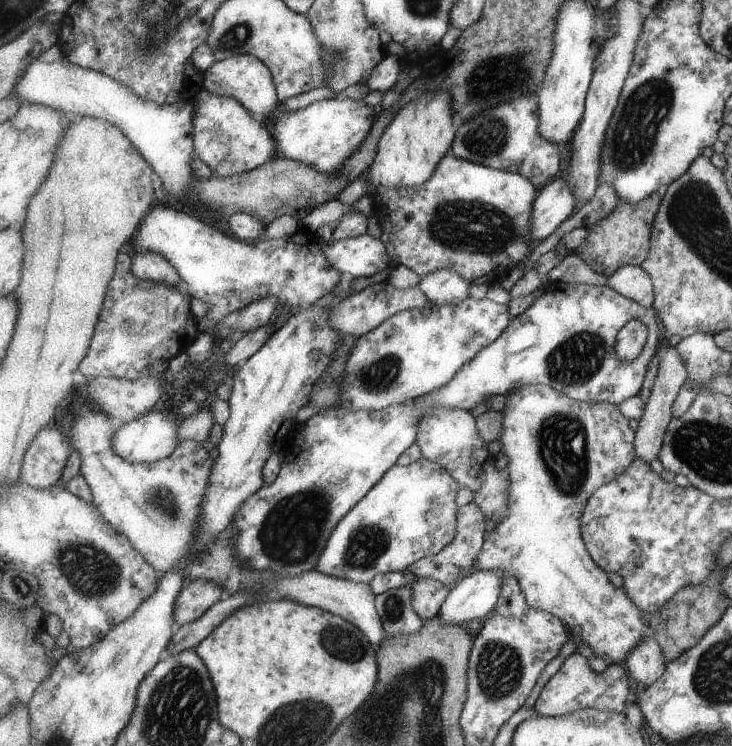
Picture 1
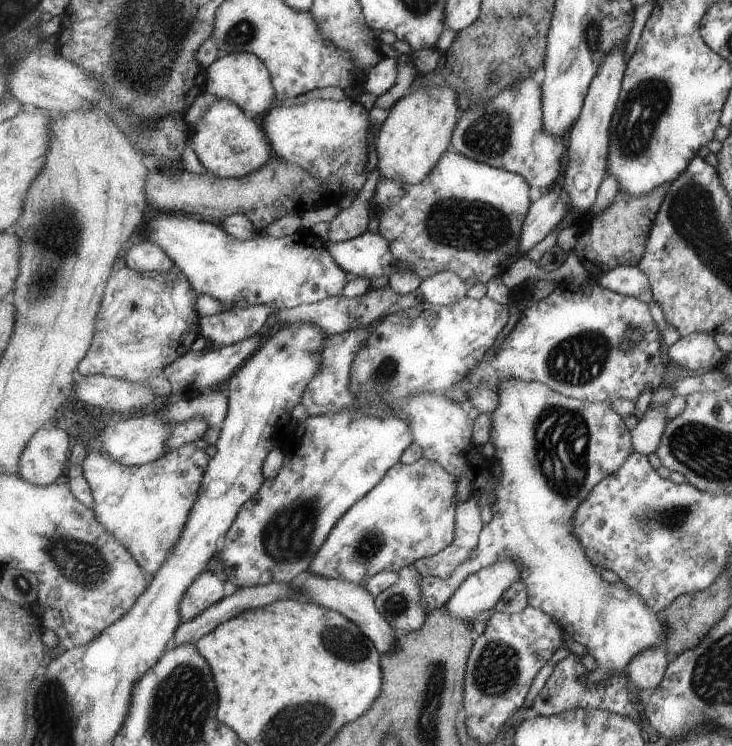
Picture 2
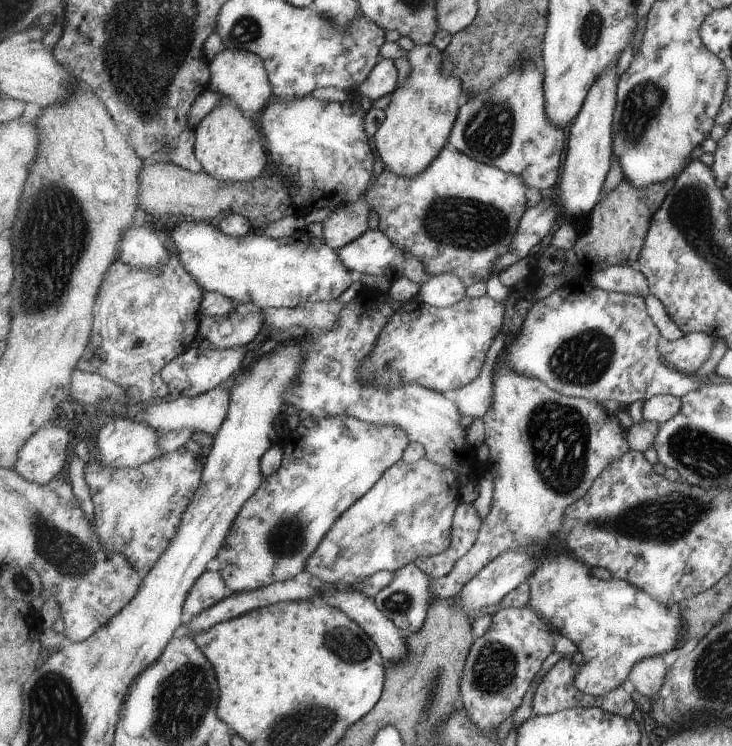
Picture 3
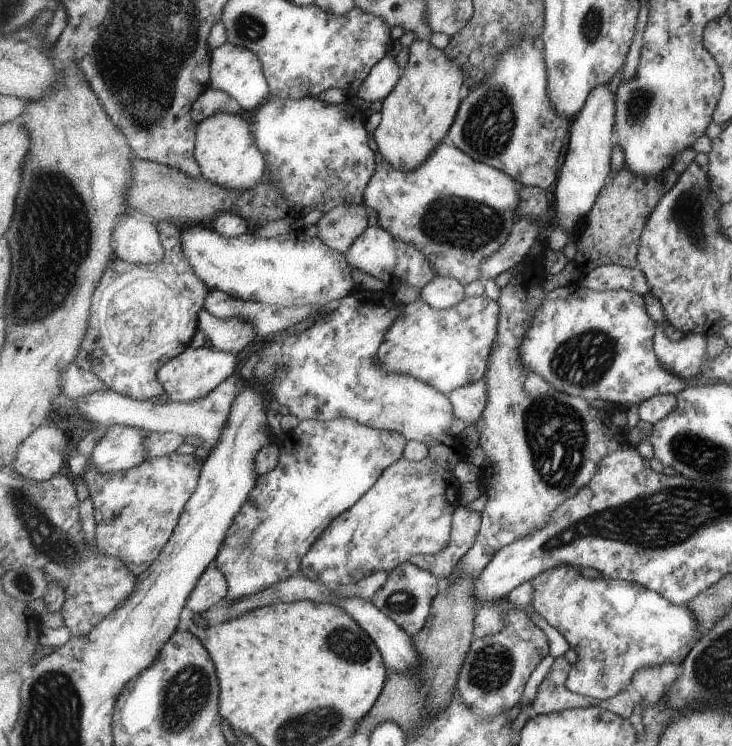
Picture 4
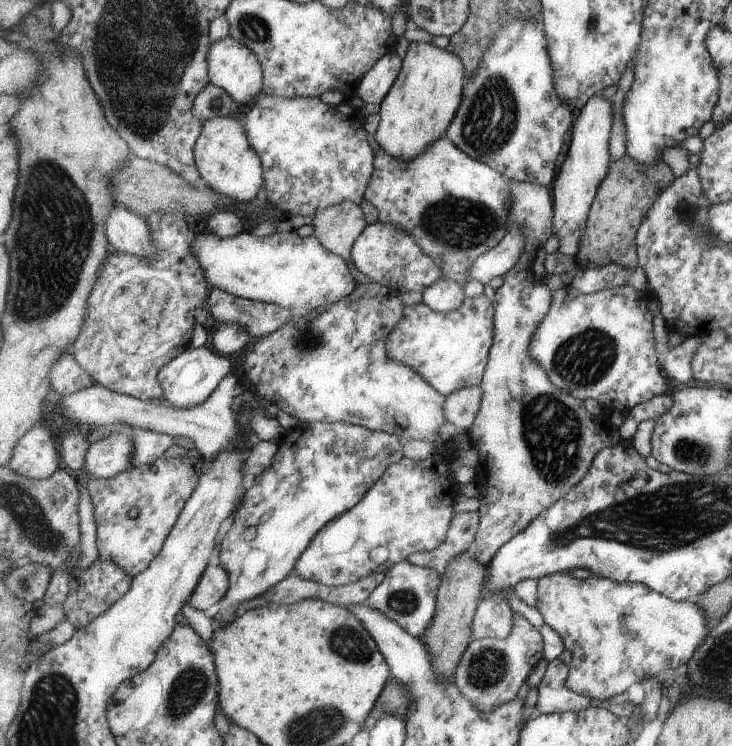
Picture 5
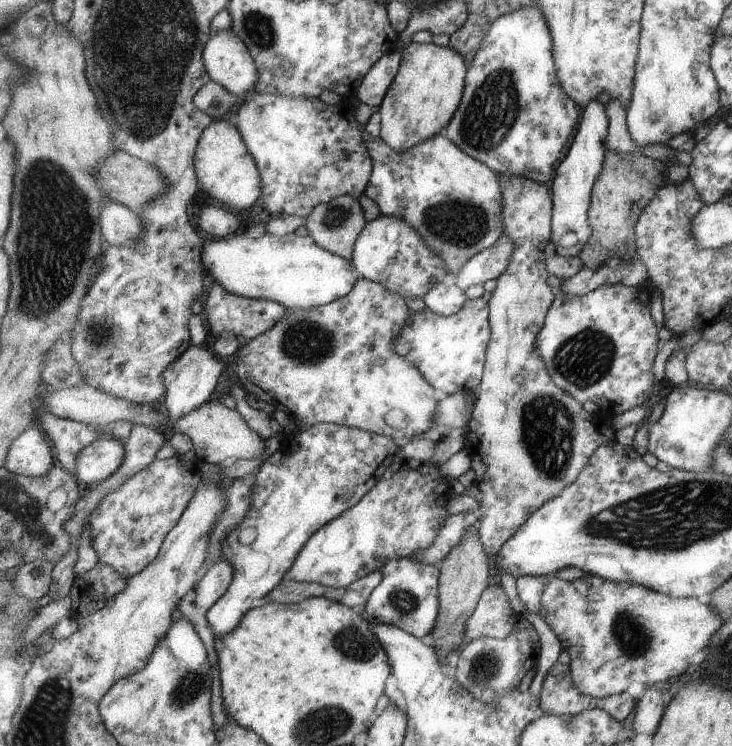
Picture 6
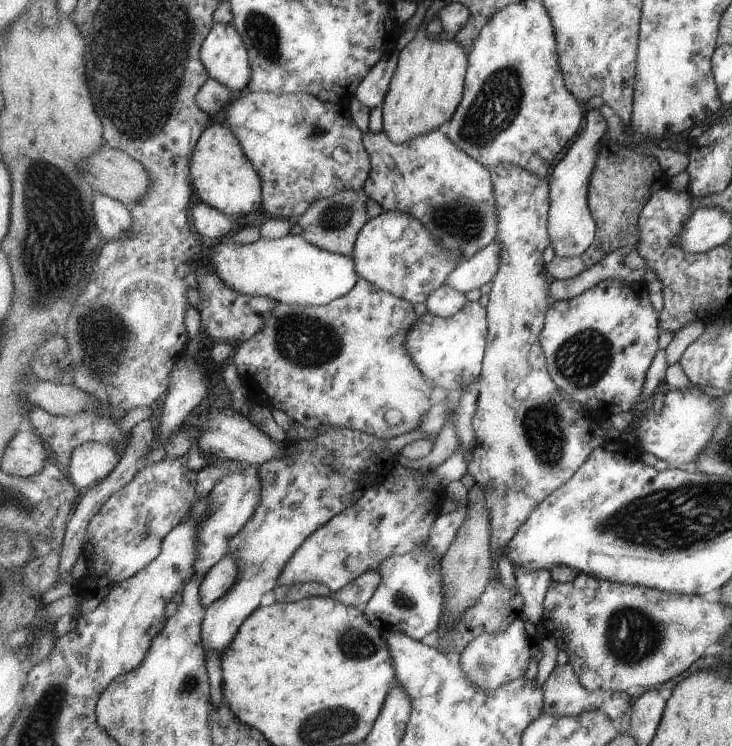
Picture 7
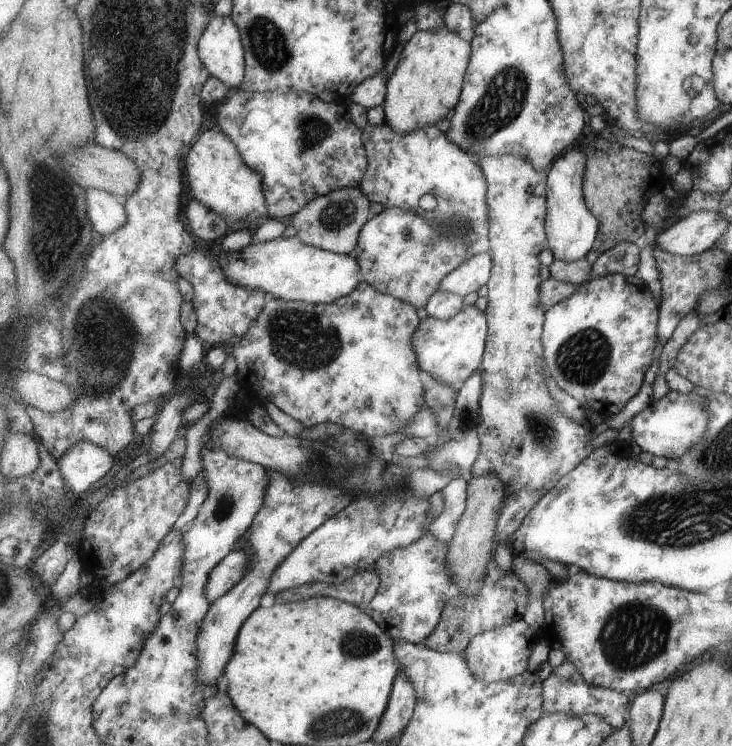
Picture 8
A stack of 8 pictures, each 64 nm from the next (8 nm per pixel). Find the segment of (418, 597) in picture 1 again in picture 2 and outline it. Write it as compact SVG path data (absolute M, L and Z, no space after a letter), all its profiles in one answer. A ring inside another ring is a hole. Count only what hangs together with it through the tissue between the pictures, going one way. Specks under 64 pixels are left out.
M511 378L511 380L505 380L501 384L501 388L498 388L500 403L499 410L495 410L491 413L493 418L493 430L491 430L490 443L495 446L496 453L493 456L493 460L497 460L500 464L502 473L497 482L497 490L495 490L495 504L491 507L493 512L492 519L484 526L481 531L481 540L479 546L473 556L469 558L467 562L463 562L461 566L457 566L456 573L450 576L448 579L442 579L437 577L424 577L424 581L421 582L421 606L425 610L425 614L431 614L433 610L437 608L445 607L445 604L451 600L451 596L459 590L459 586L463 584L473 574L479 572L484 568L489 568L501 560L513 560L521 567L521 582L527 586L529 595L529 605L533 608L541 609L547 614L553 616L553 618L559 622L559 626L565 630L568 639L575 640L586 647L587 653L590 654L597 663L597 667L593 671L589 671L589 686L607 686L609 678L613 677L615 672L626 672L629 664L632 660L635 660L639 654L643 654L643 650L649 650L649 648L657 648L662 646L667 638L669 629L665 626L663 615L653 610L652 606L649 606L648 602L645 602L644 598L641 598L637 592L633 592L629 586L625 583L609 583L603 580L601 572L595 568L595 564L589 560L587 552L585 552L584 546L581 546L581 540L577 538L577 534L573 532L576 529L577 510L579 506L589 498L589 494L593 492L593 489L603 482L605 478L609 478L610 474L615 474L617 470L621 468L629 460L629 456L635 454L635 448L633 446L632 430L627 428L625 424L625 418L613 408L611 402L594 403L576 398L566 397L557 391L554 391L552 387L543 384L542 382L525 382L524 380L517 380L517 378Z

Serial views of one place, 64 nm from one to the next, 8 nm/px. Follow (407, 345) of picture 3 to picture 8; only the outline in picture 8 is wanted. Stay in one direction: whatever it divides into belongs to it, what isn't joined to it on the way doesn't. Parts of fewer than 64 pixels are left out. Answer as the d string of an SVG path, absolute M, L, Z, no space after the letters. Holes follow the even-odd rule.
M475 304L466 305L460 314L449 321L427 316L414 337L414 348L418 364L425 377L433 377L440 382L452 385L455 391L465 385L472 375L481 369L488 341L488 316Z

